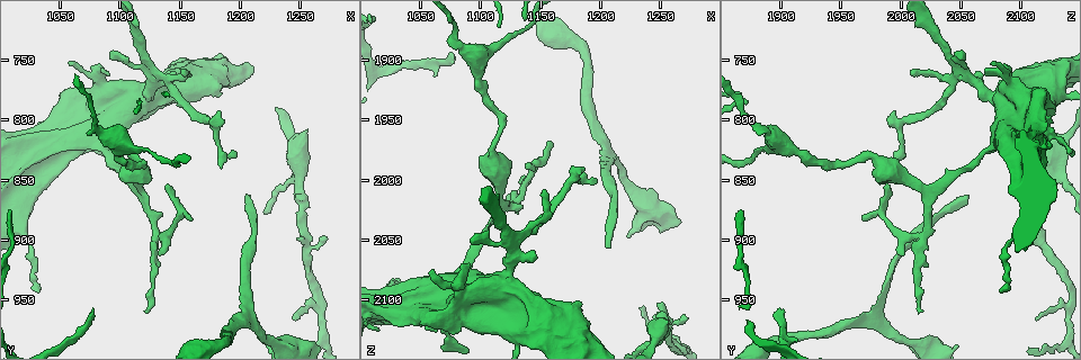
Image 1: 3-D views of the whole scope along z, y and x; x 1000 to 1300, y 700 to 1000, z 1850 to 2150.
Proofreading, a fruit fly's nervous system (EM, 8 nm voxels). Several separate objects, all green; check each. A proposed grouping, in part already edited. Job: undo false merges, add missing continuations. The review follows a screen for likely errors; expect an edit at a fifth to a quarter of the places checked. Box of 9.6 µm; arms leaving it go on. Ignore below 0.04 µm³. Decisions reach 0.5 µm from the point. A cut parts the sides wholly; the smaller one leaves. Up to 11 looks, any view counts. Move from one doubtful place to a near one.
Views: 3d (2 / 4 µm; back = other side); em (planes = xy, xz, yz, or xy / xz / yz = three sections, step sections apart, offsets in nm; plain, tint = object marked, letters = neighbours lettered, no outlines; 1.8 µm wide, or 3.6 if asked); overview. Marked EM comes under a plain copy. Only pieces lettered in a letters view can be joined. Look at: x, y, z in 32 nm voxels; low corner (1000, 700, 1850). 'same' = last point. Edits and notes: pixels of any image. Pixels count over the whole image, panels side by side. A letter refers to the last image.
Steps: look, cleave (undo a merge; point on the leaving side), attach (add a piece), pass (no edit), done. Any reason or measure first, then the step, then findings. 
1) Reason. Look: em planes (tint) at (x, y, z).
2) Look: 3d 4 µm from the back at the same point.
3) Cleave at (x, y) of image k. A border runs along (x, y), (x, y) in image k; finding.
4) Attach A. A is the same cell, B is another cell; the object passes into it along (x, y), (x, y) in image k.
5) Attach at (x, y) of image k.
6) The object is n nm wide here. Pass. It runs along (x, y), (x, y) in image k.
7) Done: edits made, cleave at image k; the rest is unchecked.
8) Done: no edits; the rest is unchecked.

Closes a loop. Look: 3d 4 µm at (1086, 772, 2092).

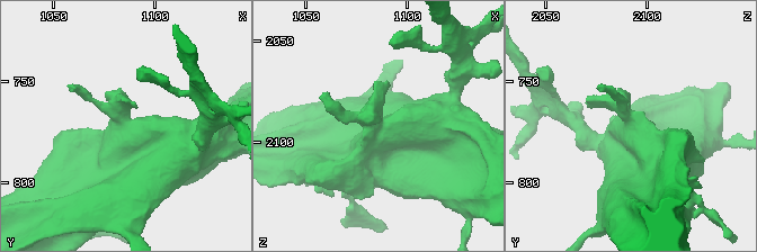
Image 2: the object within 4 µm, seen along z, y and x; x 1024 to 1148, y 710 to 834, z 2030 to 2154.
Look: em 3.6 µm planes (tint) at (1086, 773, 2092).

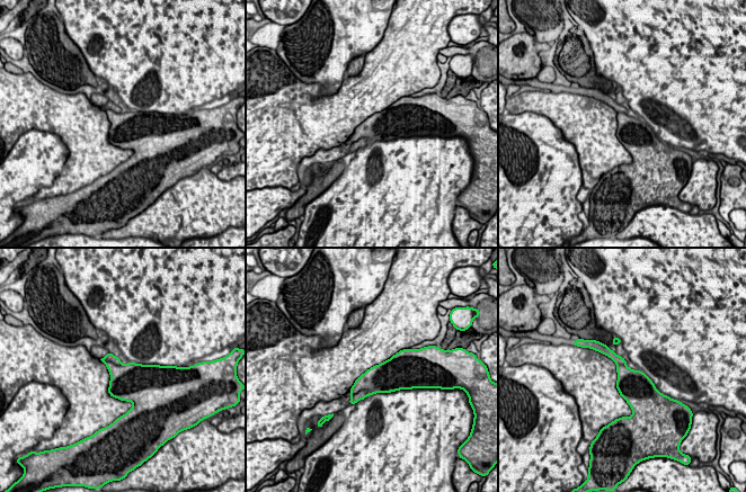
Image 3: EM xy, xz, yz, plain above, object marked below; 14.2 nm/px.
Look: em 3.6 µm planes (letters) at the same point.

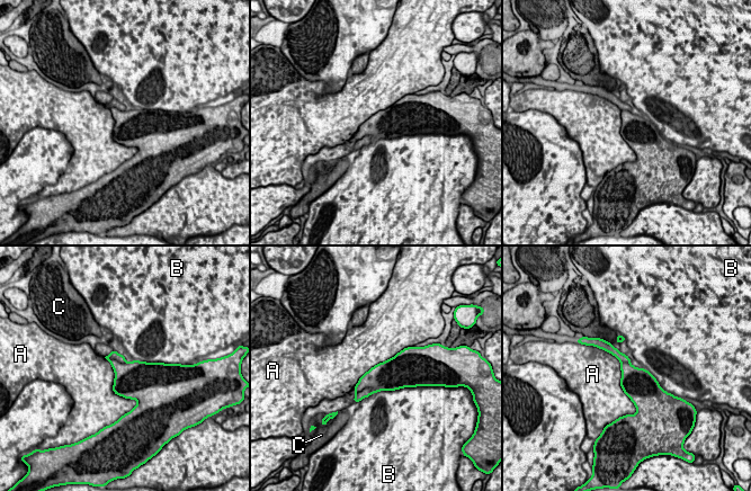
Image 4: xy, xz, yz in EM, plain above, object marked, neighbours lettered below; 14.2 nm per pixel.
Cleave at (366, 392) of image 4. A, B and C are other cells; a border runs along (372, 391), (363, 389), (356, 394) in image 4; two neurons meet here.

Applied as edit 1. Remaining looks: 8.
Redraw. Look: overview.

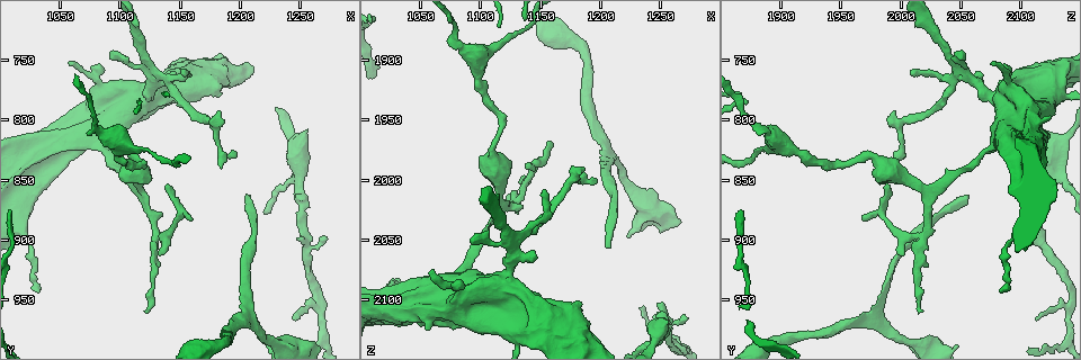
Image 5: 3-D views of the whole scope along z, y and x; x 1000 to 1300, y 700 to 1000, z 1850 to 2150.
Three arms meet. Look: em planes (tint) at (1126, 766, 2054).

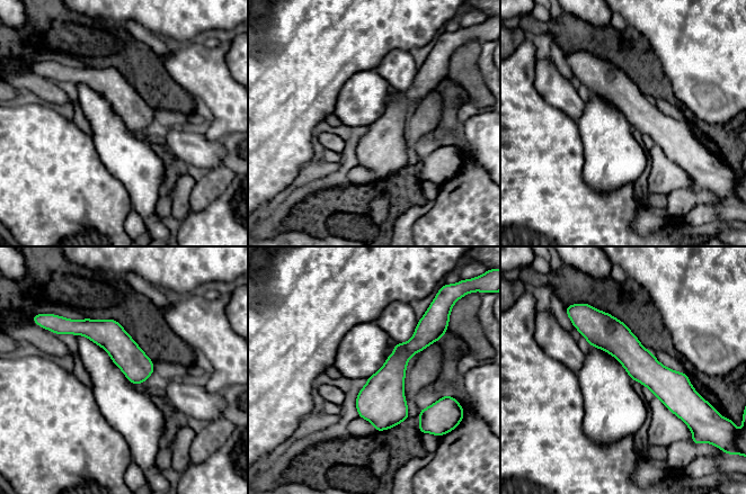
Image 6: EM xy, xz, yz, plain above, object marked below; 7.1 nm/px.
Look: em planes (letters) at the same point.

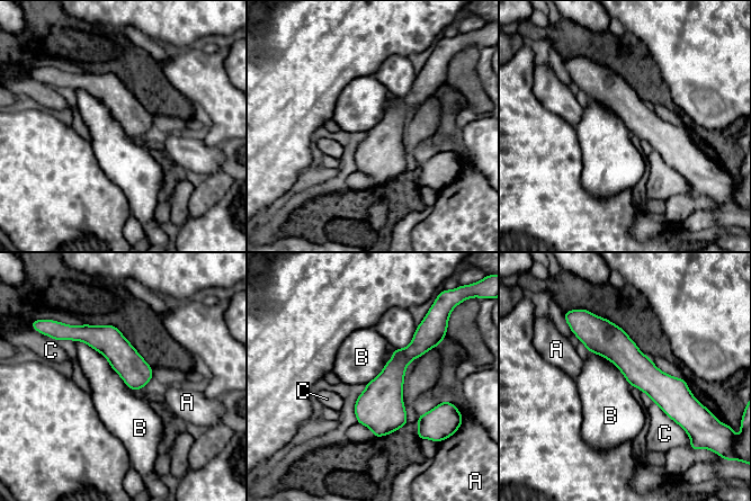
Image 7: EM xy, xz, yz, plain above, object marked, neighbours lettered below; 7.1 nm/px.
Pass. A, B and C are other cells; it runs along (578, 331), (609, 340), (680, 417) in image 7; all the same neuron.

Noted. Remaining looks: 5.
Branch stops here. Look: em planes (letters) at (1272, 896, 2116).

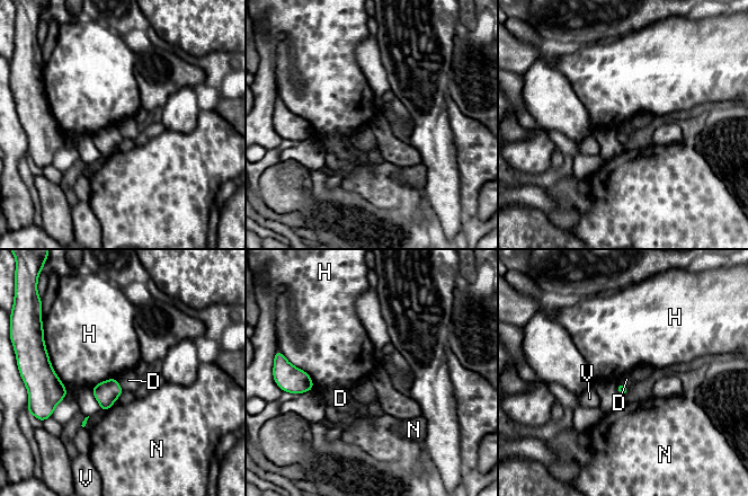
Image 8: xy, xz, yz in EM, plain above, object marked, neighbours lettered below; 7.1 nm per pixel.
Pass. D, H, N and V are other cells; a border runs along (115, 378), (124, 390) in image 8; none of them fits.

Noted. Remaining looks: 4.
An open end. Look: em planes (letters) at (1208, 862, 2054).

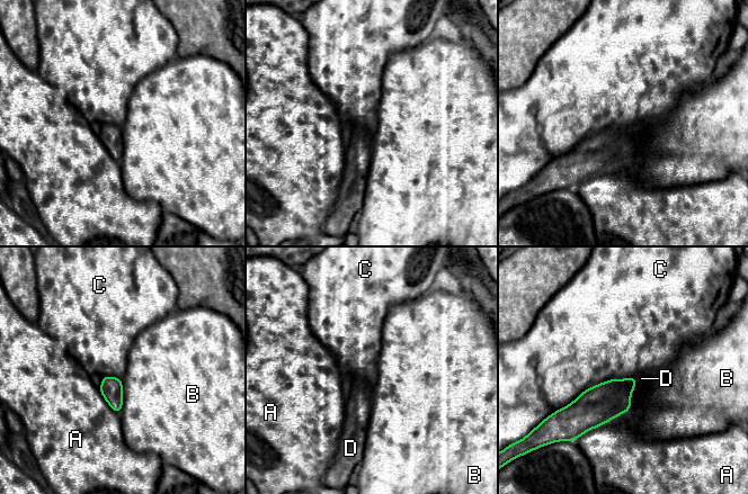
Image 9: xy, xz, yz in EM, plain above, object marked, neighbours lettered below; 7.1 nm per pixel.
The longest contact is with C, 600 nm. Attach D. D is the same cell, A, B and C are other cells; the object passes into it along (611, 398), (635, 379), (641, 378) in image 9; the neuron continues.

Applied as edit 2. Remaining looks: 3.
Done: edits made, cleave at image 4, attach at image 9; the rest is unchecked.

